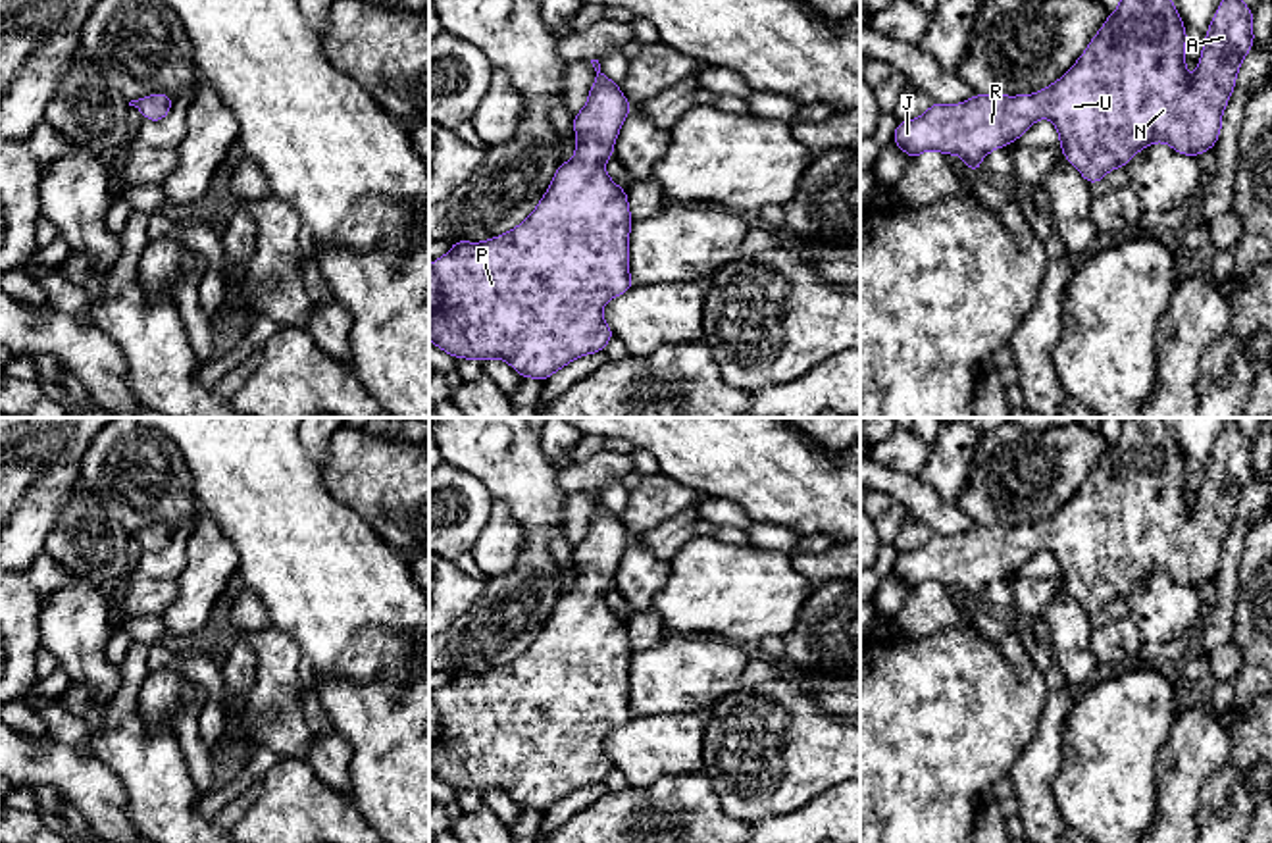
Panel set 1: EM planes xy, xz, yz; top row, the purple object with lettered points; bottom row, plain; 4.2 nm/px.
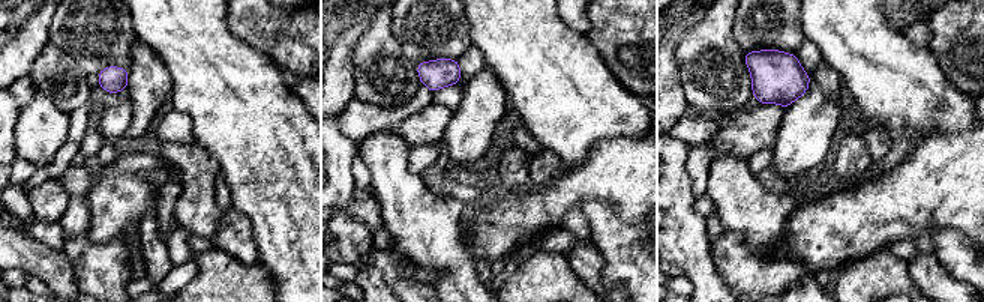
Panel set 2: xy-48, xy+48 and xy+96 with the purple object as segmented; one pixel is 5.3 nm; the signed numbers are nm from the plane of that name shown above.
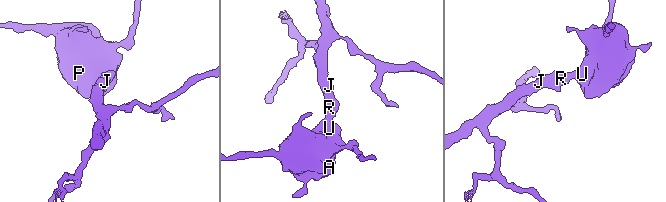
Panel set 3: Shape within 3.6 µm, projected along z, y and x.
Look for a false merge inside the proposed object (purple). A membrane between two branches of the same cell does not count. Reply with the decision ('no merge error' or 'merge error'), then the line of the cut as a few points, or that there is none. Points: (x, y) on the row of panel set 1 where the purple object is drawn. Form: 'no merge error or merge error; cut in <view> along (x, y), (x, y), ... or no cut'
no merge error; no cut

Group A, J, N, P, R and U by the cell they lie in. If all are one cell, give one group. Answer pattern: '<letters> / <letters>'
A J N P R U

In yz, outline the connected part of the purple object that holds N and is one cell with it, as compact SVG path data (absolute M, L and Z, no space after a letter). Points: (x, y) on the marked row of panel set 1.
M1120 0L1120 8L1108 13L1108 19L1072 69L1035 96L976 94L954 106L933 102L924 115L899 121L893 142L912 160L926 150L937 150L945 156L958 154L970 171L978 173L985 154L1018 140L1037 119L1047 117L1058 131L1062 154L1089 185L1101 181L1110 169L1124 167L1151 142L1168 142L1180 154L1199 156L1216 144L1222 112L1235 89L1241 60L1253 48L1253 12L1243 0L1222 0L1207 31L1199 69L1191 79L1185 71L1185 40L1185 25L1172 0Z

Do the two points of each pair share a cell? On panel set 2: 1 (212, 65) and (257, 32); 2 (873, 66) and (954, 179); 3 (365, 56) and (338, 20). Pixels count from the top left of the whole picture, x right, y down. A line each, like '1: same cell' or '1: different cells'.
1: different cells
2: different cells
3: different cells

